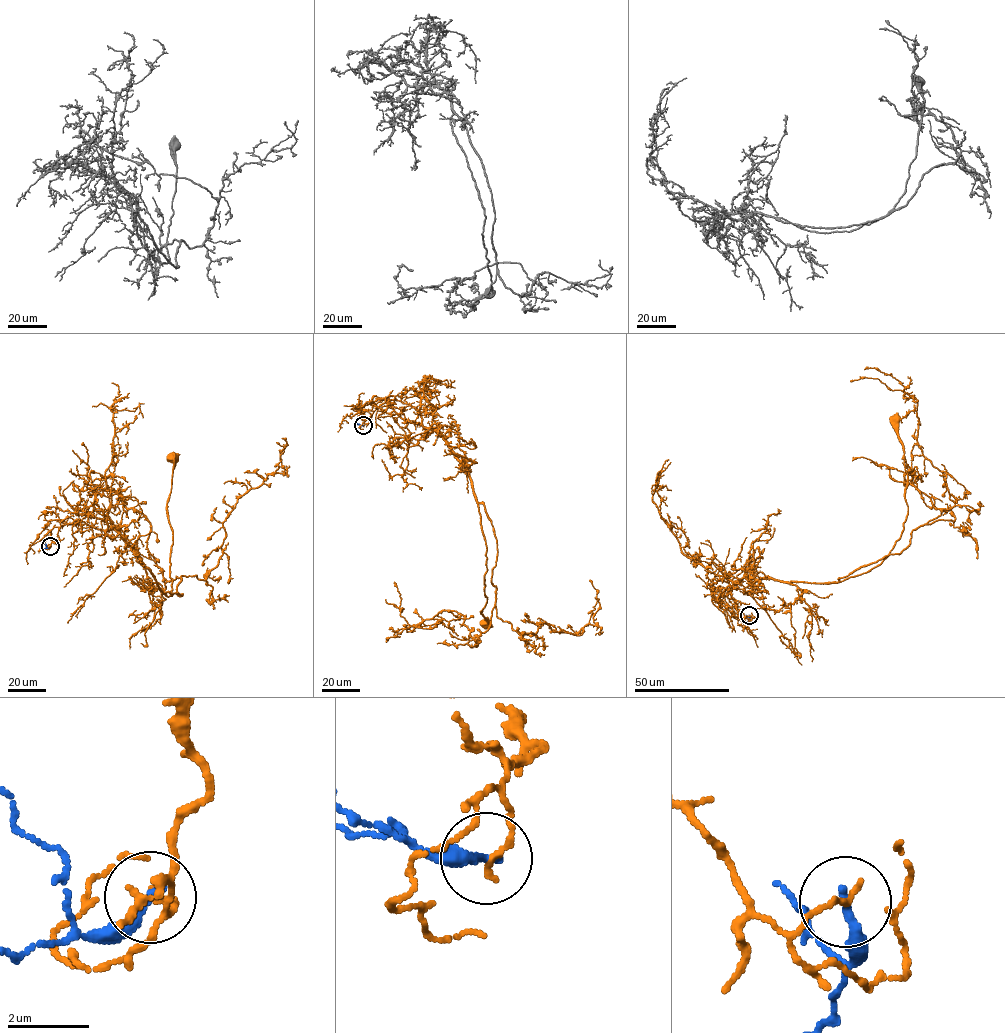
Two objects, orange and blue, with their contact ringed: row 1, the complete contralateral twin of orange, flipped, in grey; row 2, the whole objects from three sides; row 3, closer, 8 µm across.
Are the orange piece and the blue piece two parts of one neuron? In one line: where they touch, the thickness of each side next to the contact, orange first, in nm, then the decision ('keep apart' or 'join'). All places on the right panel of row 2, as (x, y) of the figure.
place (749, 615); calibres 140 and 240 nm; keep apart

